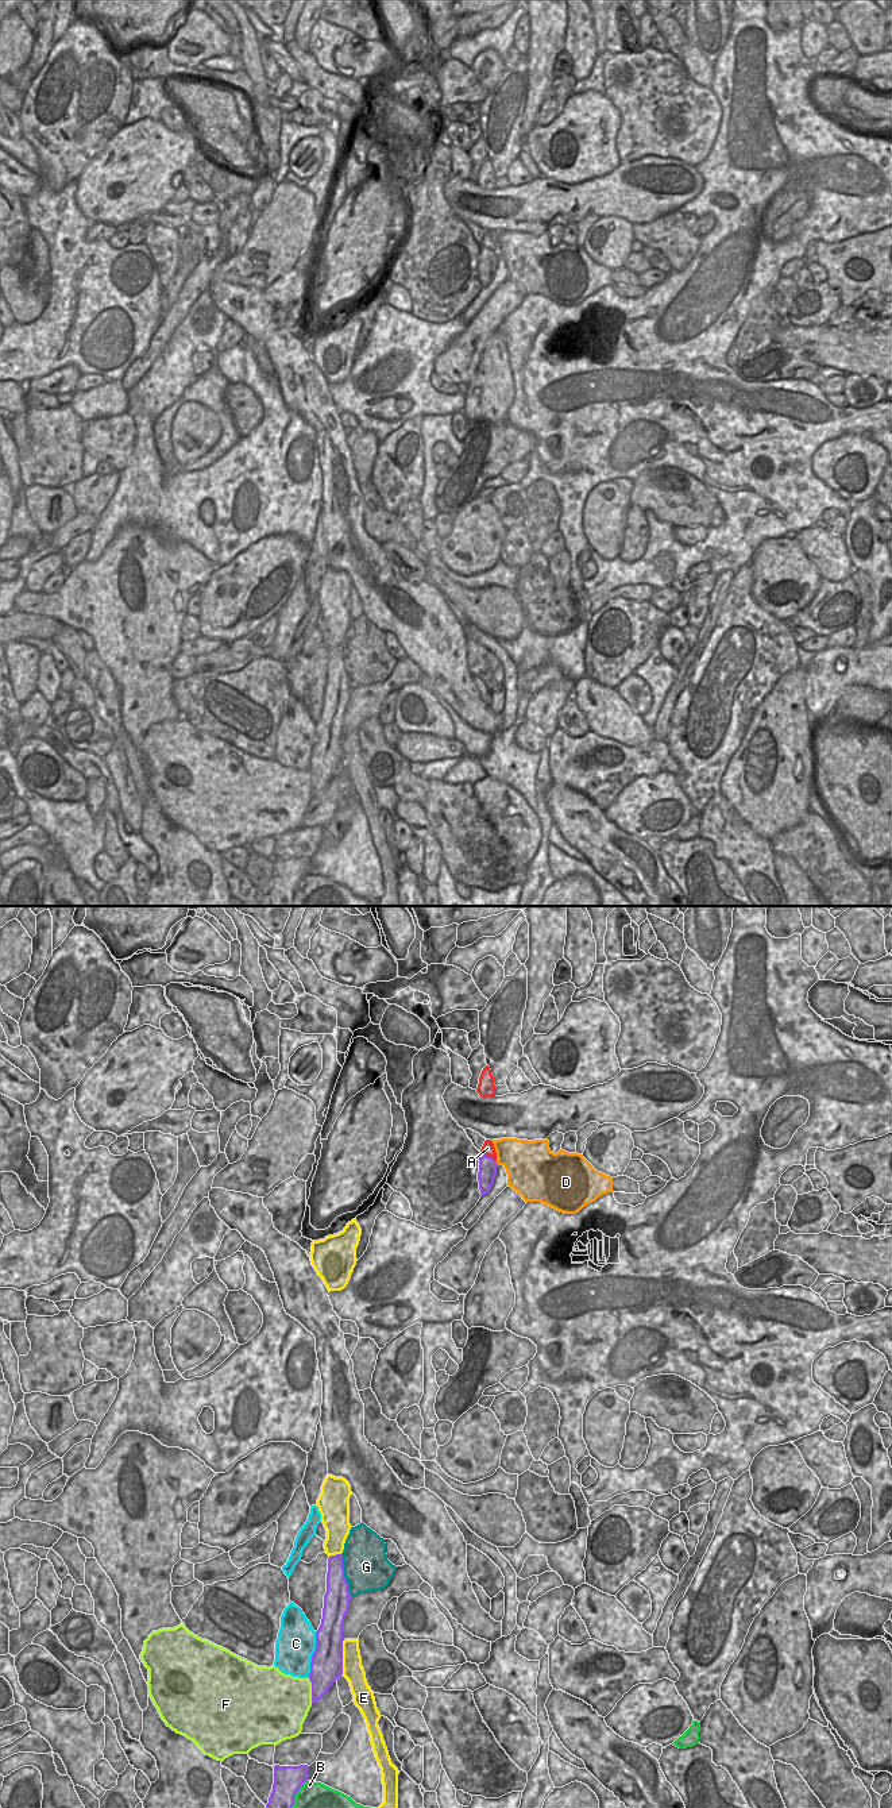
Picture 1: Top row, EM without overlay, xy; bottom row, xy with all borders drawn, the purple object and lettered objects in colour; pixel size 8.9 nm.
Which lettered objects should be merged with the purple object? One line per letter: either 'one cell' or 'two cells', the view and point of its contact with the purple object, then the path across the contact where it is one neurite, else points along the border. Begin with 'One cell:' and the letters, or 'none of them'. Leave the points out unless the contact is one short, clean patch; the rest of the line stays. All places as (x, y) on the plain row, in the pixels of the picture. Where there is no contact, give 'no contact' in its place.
One cell: A
A: one cell; meets purple in xy at (489, 249); runs through xy (487, 258), (489, 249), (487, 241)
B: two cells; meets purple in xy at (294, 889)
C: two cells; meets purple in xy at (313, 747)
D: two cells; meets purple in xy at (495, 255); border along xy (495, 254), (498, 257)
E: two cells; meets purple in xy at (342, 751)
F: two cells; meets purple in xy at (312, 782)
G: two cells; meets purple in xy at (343, 667)

